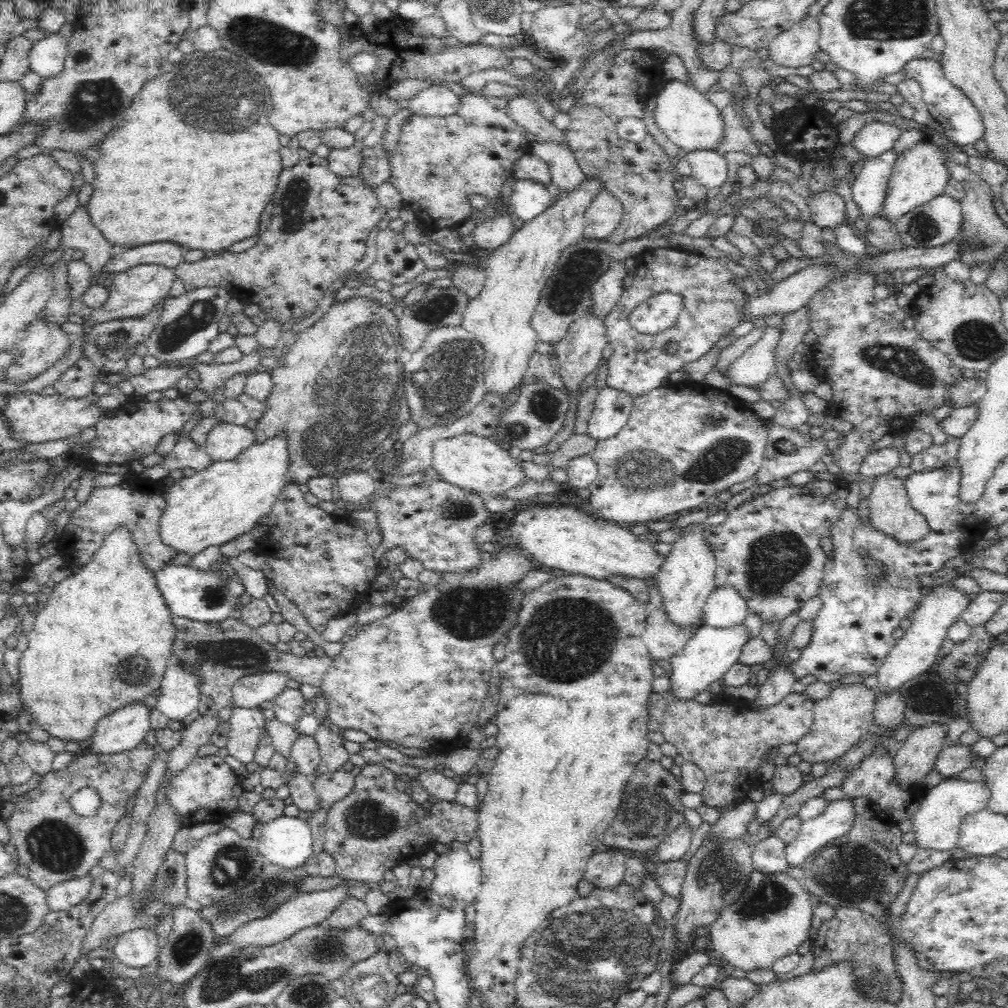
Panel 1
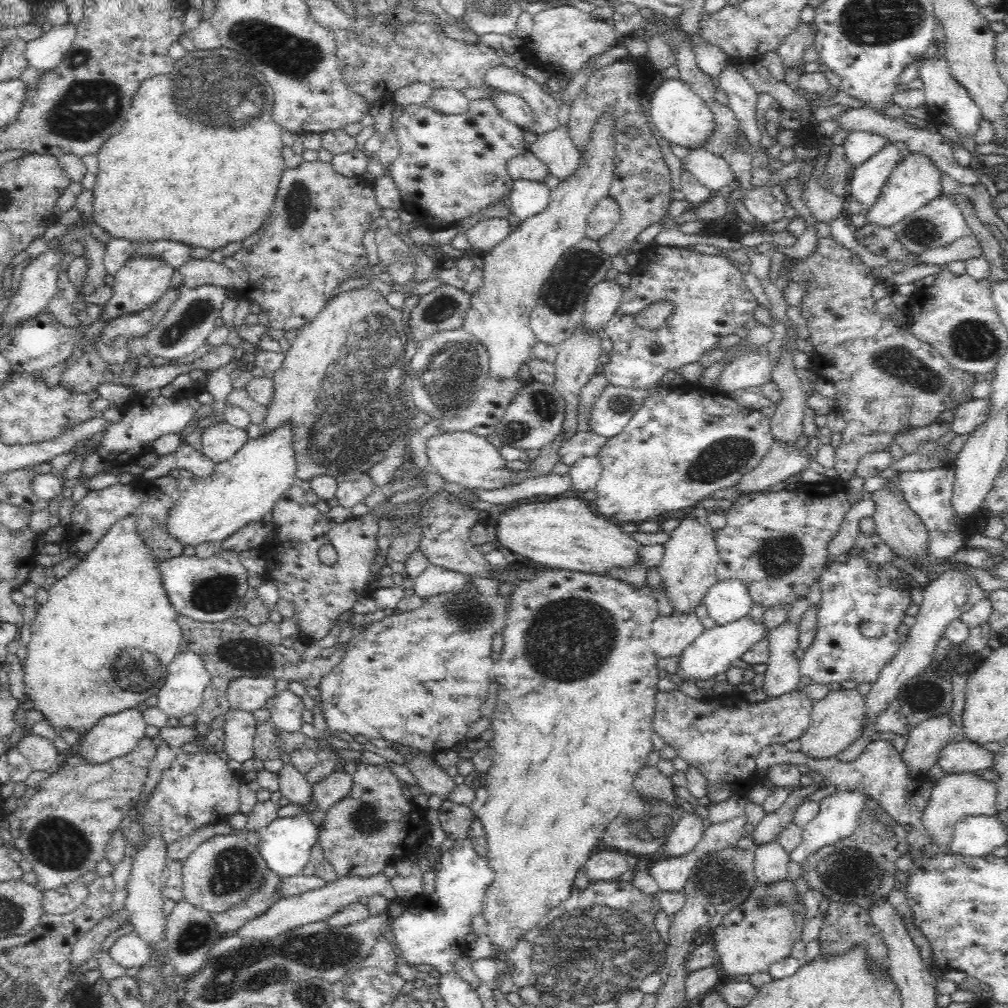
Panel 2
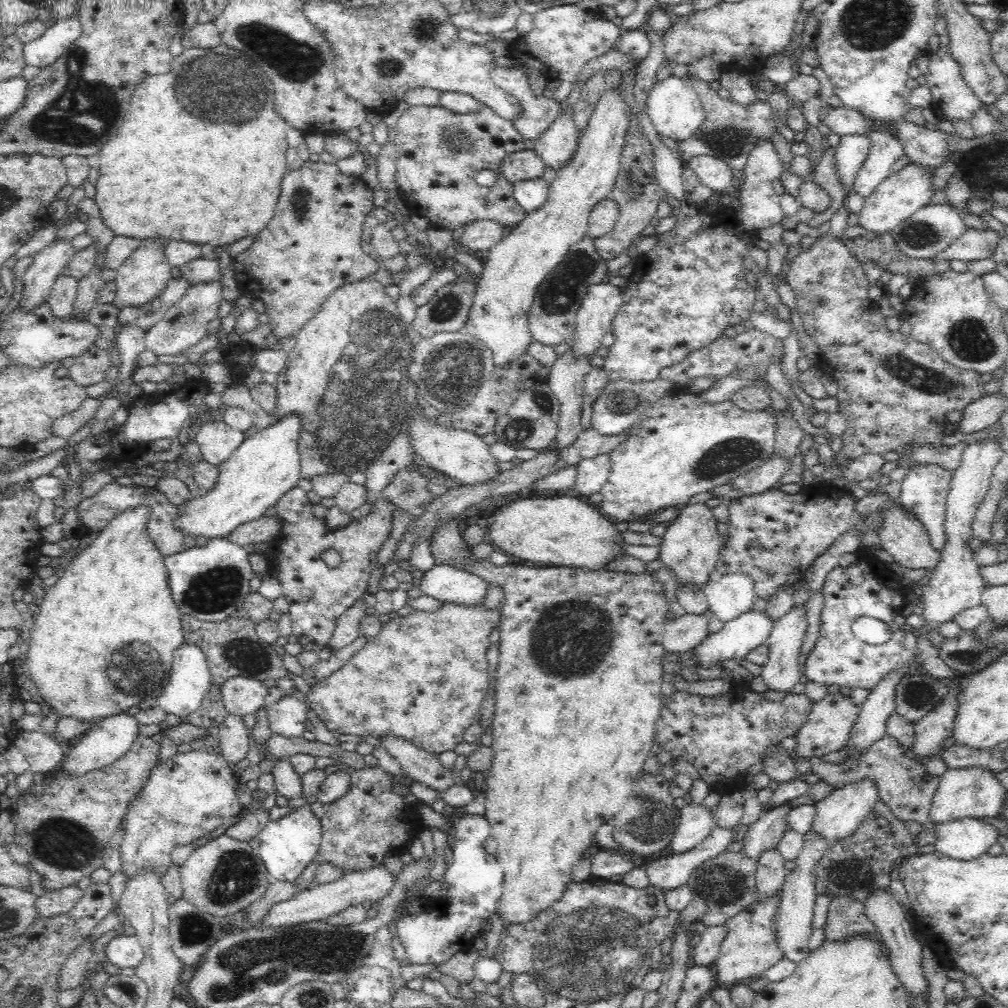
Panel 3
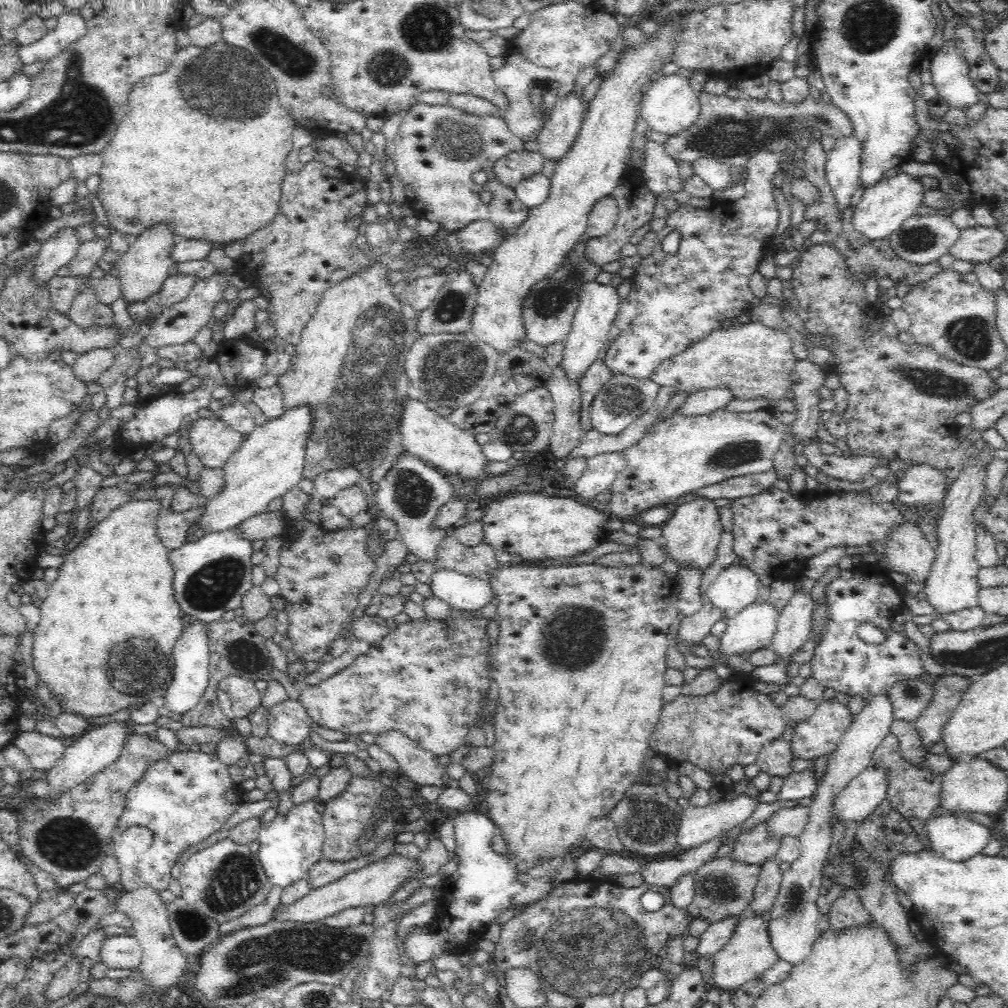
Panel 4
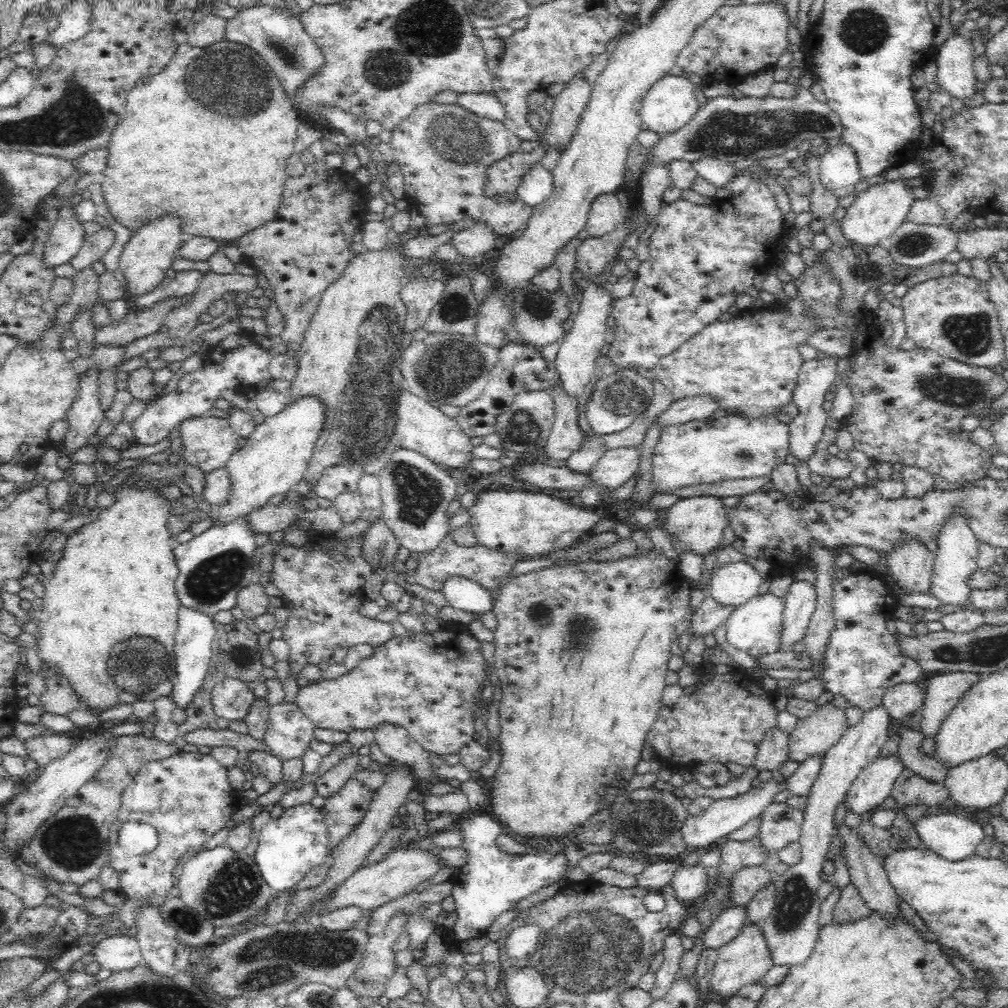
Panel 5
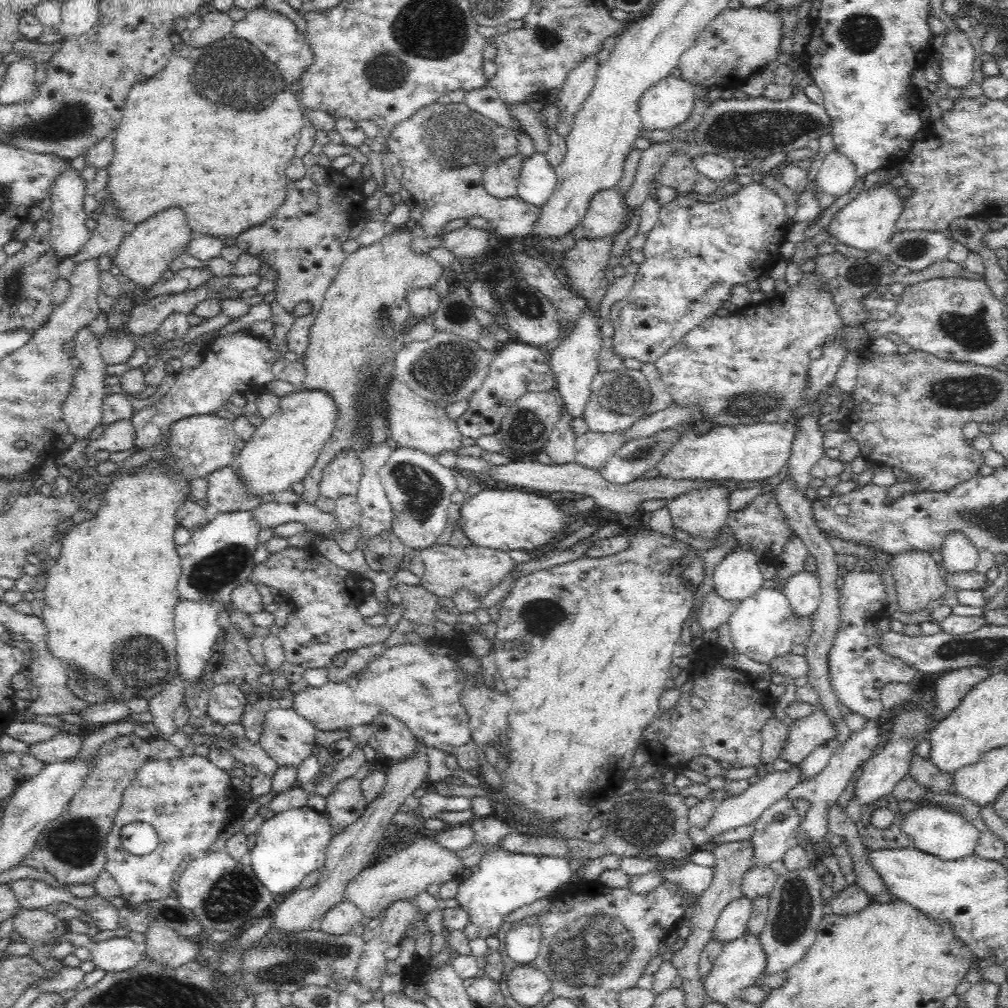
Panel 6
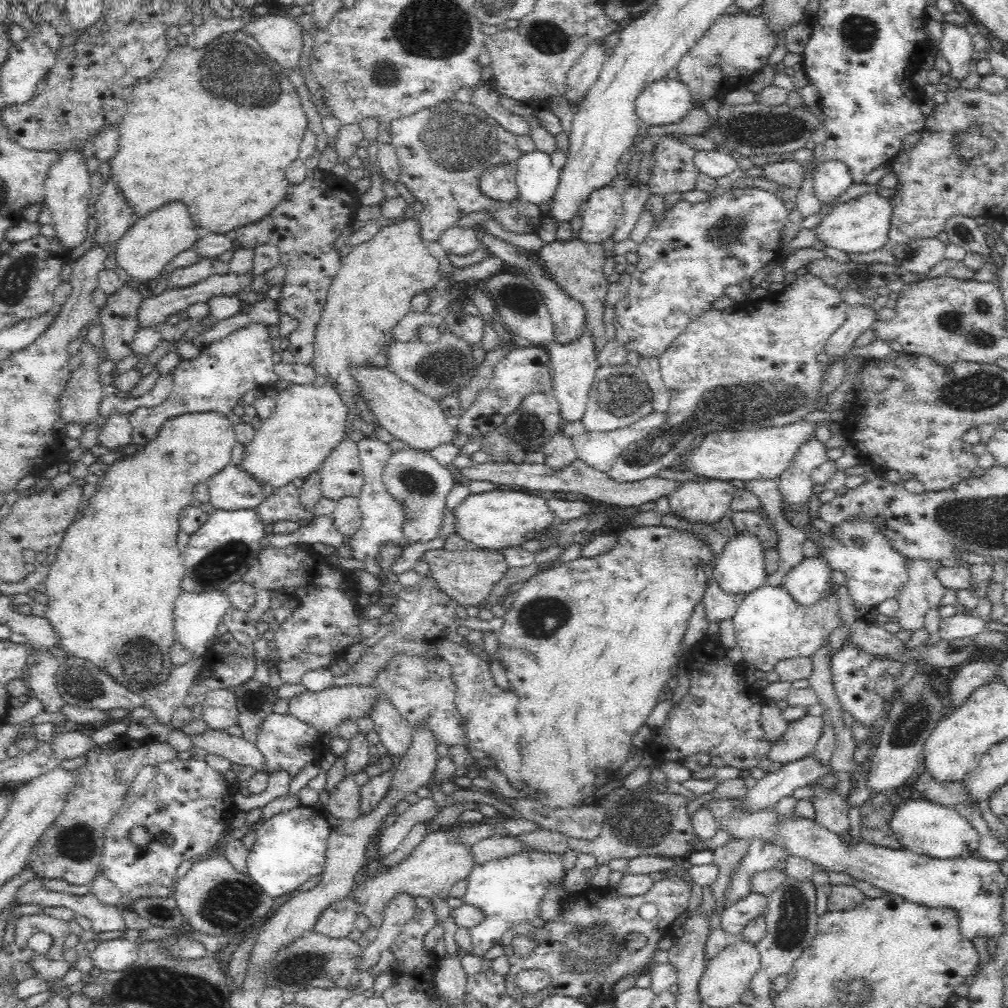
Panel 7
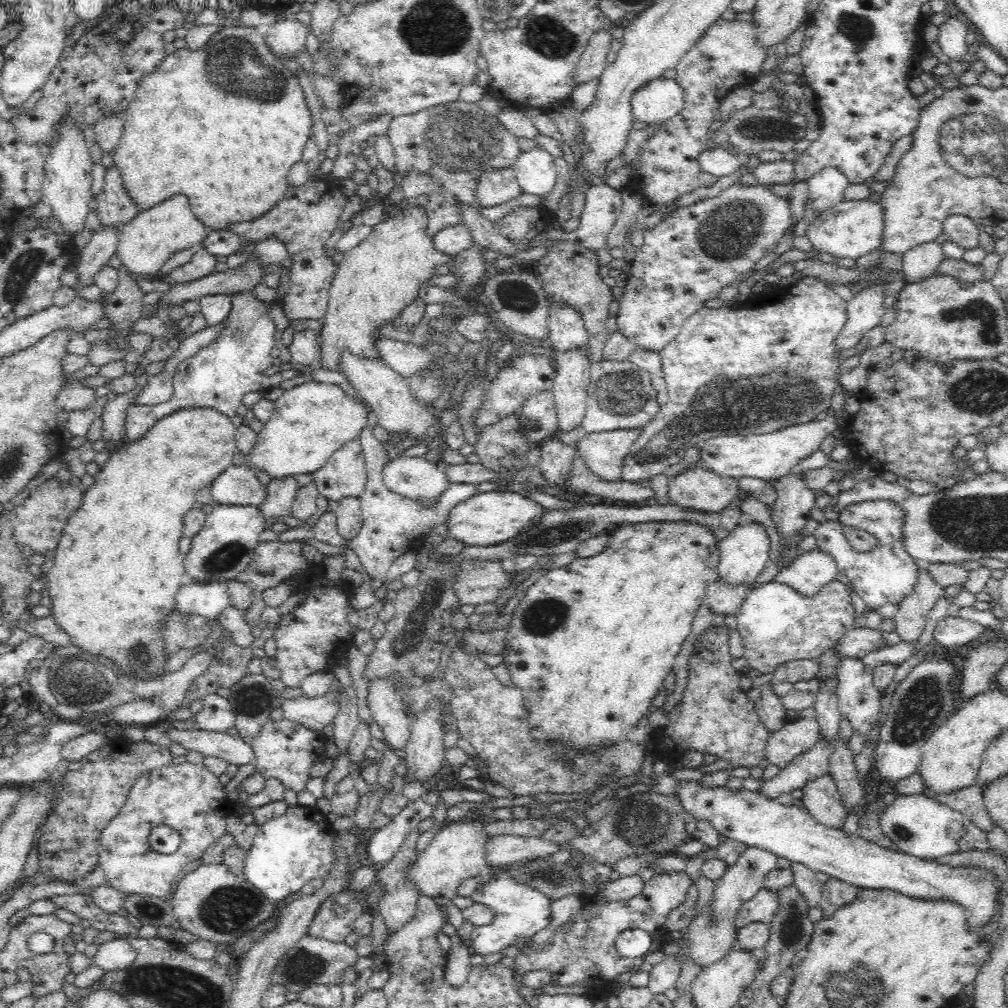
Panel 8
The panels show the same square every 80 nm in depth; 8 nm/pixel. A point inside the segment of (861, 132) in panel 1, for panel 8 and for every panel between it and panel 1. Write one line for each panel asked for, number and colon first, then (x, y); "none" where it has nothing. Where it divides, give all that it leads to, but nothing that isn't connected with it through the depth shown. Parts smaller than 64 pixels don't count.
2: (858, 146)
3: (849, 155)
4: (841, 170)
5: (838, 171)
6: (836, 176)
7: (831, 178)
8: (826, 188)

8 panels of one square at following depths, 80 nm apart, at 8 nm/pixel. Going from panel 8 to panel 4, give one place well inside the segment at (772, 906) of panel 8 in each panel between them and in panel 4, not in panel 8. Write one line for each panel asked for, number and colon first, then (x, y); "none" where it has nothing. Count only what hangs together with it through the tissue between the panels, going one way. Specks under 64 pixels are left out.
4: (717, 934)
5: (729, 922)
6: (732, 923)
7: (734, 918)

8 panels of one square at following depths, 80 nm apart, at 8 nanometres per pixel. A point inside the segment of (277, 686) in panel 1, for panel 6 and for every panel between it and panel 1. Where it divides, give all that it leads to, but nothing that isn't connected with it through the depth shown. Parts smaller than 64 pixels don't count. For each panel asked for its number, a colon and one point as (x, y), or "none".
2: (244, 693)
3: (240, 695)
4: (237, 697)
5: (231, 698)
6: (225, 703)

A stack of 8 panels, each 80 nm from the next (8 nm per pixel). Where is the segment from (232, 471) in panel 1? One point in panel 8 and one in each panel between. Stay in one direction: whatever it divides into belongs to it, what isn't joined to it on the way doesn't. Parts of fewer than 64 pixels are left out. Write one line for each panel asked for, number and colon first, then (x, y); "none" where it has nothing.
2: (242, 489)
3: (266, 465)
4: (271, 460)
5: (274, 458)
6: (284, 447)
7: (309, 421)
8: (311, 421)

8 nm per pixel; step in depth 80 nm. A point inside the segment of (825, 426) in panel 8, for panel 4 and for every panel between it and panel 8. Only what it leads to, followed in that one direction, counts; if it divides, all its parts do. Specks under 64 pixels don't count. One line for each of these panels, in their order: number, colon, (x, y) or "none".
4: (680, 454)
5: (730, 448)
6: (747, 452)
7: (762, 454)

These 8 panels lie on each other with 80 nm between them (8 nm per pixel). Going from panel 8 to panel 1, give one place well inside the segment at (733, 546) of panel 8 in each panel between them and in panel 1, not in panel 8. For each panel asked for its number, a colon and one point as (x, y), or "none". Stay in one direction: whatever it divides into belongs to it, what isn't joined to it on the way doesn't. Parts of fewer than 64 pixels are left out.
1: (725, 606)
2: (729, 599)
3: (729, 595)
4: (736, 586)
5: (733, 583)
6: (737, 576)
7: (740, 567)

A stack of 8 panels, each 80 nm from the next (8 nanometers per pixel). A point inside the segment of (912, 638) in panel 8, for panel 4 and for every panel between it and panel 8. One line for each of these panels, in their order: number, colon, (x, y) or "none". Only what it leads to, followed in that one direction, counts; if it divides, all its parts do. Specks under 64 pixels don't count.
4: (907, 550)
5: (911, 564)
6: (918, 582)
7: (923, 590)

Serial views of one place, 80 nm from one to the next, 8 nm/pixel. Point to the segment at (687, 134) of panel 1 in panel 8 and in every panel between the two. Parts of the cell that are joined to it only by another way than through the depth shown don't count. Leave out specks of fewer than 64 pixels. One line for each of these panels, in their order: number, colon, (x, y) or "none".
2: (679, 114)
3: (673, 106)
4: (670, 105)
5: (670, 103)
6: (669, 102)
7: (665, 101)
8: (658, 100)

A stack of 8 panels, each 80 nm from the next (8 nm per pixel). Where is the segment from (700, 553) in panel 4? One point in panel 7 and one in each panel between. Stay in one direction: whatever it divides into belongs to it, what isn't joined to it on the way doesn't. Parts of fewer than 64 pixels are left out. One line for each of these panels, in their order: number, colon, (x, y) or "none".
5: (697, 522)
6: (702, 512)
7: (703, 499)

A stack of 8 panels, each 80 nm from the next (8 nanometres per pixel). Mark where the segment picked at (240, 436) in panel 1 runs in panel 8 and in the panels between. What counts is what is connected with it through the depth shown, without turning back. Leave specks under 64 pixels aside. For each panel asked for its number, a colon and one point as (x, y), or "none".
2: (220, 441)
3: (216, 440)
4: (212, 439)
5: (207, 442)
6: (110, 596)
7: (112, 589)
8: (117, 569)

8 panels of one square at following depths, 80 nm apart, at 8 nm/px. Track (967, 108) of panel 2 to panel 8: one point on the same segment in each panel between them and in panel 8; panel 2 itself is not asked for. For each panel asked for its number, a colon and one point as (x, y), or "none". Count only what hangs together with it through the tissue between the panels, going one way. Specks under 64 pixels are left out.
3: (953, 99)
4: (950, 70)
5: (955, 59)
6: (958, 56)
7: (956, 47)
8: (952, 32)

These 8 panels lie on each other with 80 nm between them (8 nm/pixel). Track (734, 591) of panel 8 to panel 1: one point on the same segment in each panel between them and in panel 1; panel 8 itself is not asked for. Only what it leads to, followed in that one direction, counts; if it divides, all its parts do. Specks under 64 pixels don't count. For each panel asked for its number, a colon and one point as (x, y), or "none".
1: (663, 638)
2: (671, 635)
3: (689, 630)
4: (695, 627)
5: (711, 614)
6: (716, 610)
7: (720, 605)

